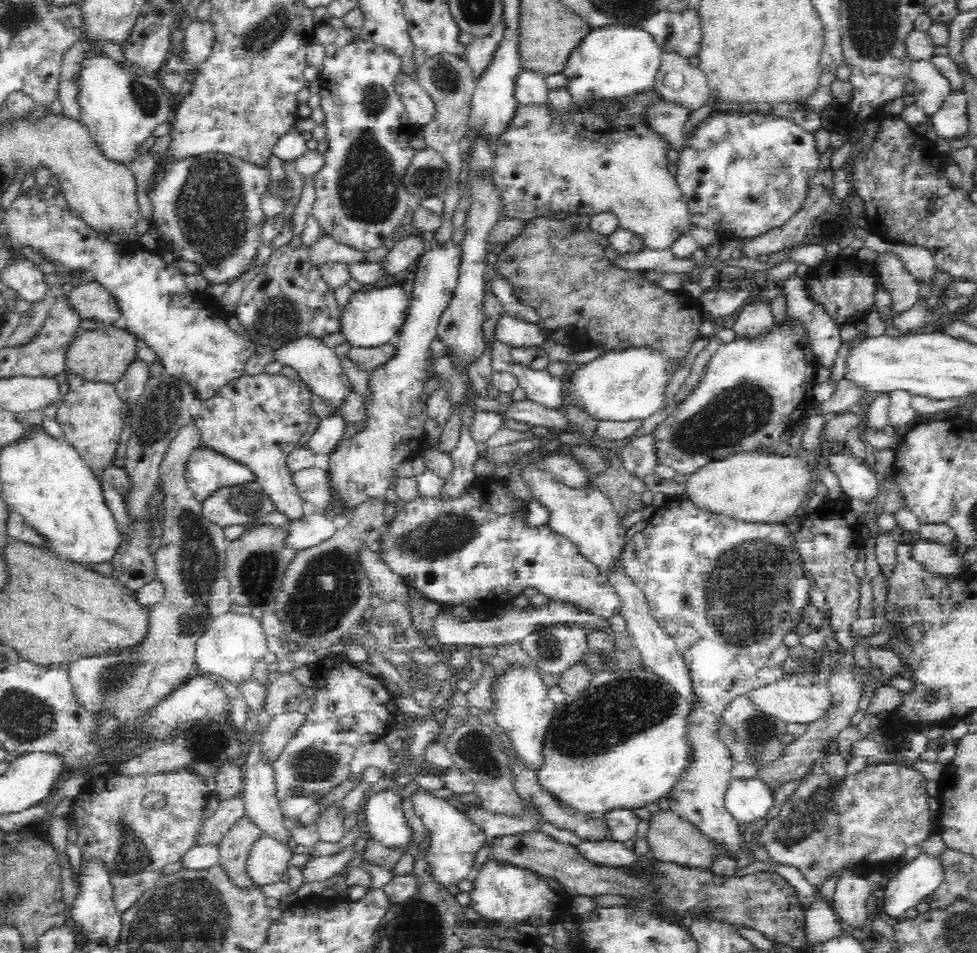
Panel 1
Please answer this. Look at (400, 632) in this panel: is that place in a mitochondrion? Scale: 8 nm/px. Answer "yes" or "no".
yes

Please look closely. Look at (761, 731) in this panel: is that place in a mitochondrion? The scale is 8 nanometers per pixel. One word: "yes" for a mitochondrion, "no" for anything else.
yes

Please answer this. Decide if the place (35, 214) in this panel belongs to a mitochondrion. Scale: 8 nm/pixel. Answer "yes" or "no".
yes

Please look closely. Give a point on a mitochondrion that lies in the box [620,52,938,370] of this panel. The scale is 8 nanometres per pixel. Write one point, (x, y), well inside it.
(777, 167)

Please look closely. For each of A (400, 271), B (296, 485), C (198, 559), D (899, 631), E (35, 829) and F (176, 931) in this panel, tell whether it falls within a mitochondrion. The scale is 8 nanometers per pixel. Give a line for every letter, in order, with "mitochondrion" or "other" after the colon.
A: other
B: other
C: mitochondrion
D: other
E: other
F: mitochondrion

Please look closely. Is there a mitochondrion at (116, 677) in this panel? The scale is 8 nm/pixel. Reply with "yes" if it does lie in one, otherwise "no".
yes

